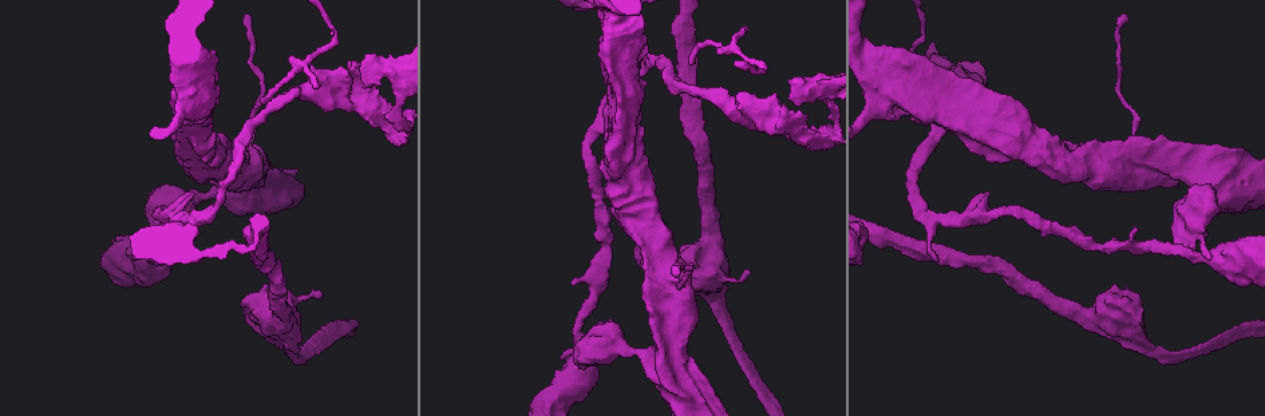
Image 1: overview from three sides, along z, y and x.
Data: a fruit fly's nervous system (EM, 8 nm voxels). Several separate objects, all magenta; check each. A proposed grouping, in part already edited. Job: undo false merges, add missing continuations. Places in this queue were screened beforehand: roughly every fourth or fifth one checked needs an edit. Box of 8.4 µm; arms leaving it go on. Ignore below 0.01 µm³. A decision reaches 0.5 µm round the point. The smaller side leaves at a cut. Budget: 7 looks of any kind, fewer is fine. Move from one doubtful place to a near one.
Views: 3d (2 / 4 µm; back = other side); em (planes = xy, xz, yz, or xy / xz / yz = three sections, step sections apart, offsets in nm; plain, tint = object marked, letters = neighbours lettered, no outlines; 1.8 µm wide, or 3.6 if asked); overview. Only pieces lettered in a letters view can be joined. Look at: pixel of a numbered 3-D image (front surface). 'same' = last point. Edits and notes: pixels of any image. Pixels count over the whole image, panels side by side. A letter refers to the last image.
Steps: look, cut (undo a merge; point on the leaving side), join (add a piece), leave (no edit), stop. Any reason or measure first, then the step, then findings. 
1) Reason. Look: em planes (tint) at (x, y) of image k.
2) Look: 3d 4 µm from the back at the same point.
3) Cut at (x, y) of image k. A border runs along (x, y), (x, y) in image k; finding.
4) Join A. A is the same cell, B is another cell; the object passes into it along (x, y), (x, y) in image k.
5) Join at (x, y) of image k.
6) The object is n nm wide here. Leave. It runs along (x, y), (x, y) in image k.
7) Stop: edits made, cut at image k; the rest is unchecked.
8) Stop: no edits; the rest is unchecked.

An open end. Look: em xy step 16 (letters) at (745, 269) of image 1.

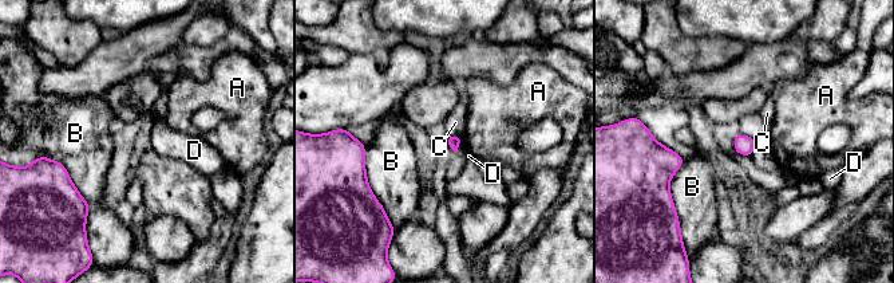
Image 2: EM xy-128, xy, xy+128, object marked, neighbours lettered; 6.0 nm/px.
Another direction. Look: em planes (letters) at the same point.

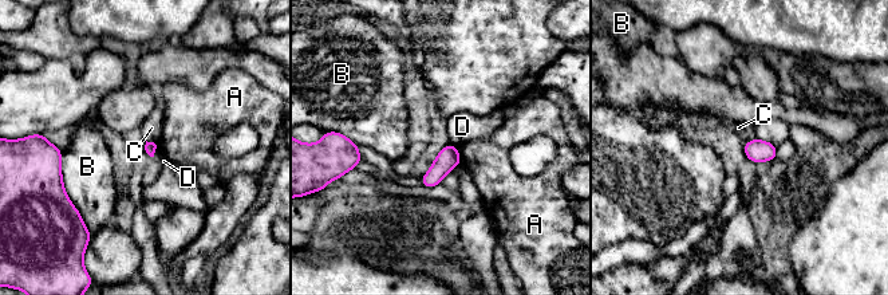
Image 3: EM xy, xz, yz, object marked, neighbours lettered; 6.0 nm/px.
The object is 70 nm wide here. Leave. A, B, C and D are other cells; a border runs along (146, 140), (154, 144) in image 3; none of them fits.

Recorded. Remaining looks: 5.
Two arms in line, one across. Look: em xy step 4 (tint) at (1188, 252) of image 1.

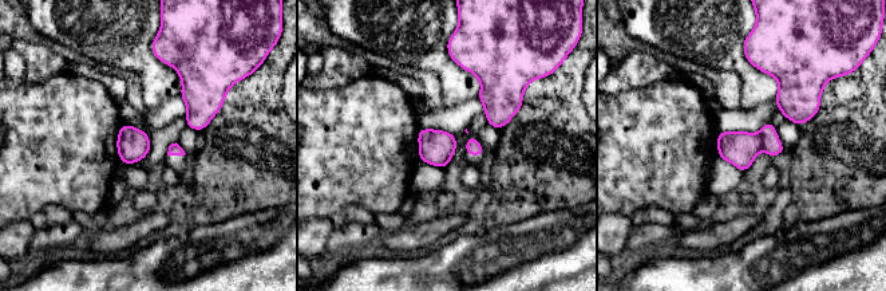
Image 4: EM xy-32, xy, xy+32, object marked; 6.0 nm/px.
Another direction. Look: em planes (letters) at the same point.

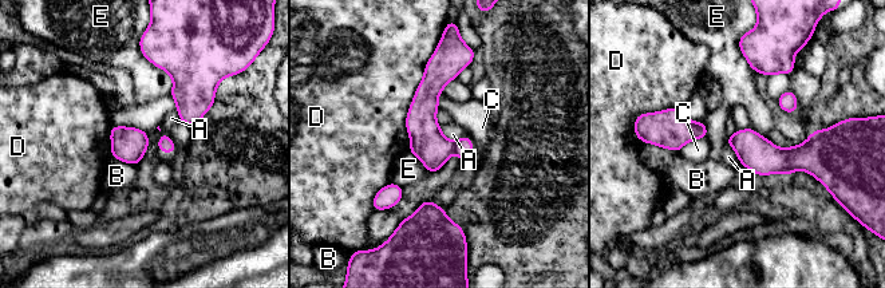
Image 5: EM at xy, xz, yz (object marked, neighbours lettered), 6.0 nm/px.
The object is 200 nm wide here. Cut at (429, 145) of image 5. A, B, C, D and E are other cells; a border runs along (453, 142), (454, 152) in image 5; a second neuron is stuck on.

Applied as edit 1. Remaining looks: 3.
Redraw. Look: overview.

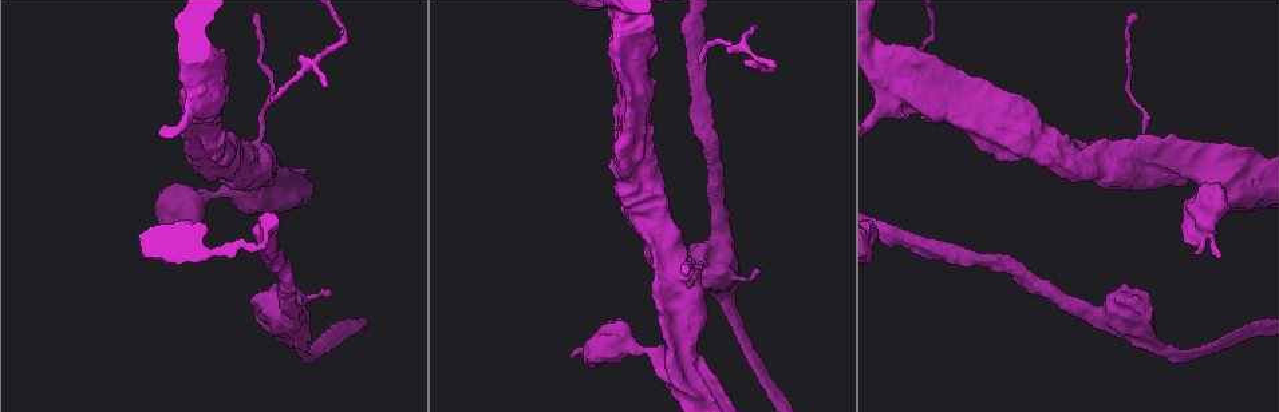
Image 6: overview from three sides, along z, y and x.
Calibre changes. Look: em 3.6 µm yz step 8 (letters) at (201, 98) of image 6.

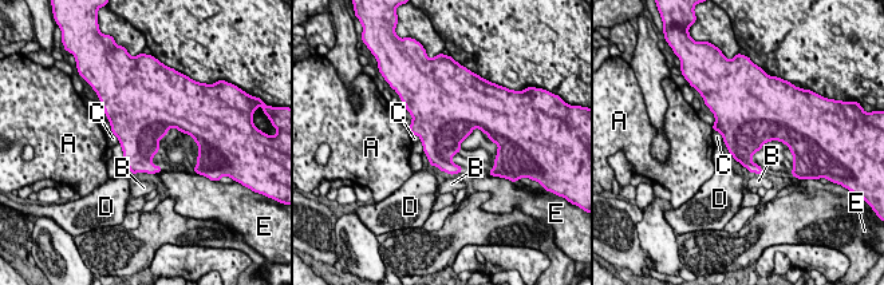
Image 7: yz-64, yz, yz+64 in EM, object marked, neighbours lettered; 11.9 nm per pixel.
Leave. A, B, C, D and E are other cells; a border runs along (161, 170), (152, 174) in image 7; all the same neuron.

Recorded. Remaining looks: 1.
Stop: edits made, cut at image 5; the rest is unchecked.

